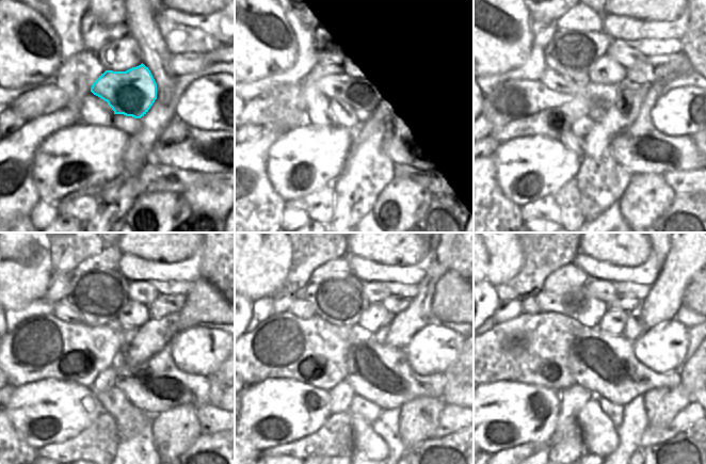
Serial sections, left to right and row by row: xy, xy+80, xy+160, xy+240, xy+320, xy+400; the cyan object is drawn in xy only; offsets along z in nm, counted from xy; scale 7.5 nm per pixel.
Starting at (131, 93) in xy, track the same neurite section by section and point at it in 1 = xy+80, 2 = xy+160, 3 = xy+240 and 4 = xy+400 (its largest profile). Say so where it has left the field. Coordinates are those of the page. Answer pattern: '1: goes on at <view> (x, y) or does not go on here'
1: goes on at xy+80 (371, 94)
2: goes on at xy+160 (604, 96)
3: goes on at xy+240 (63, 310)
4: goes on at xy+400 (530, 306)

